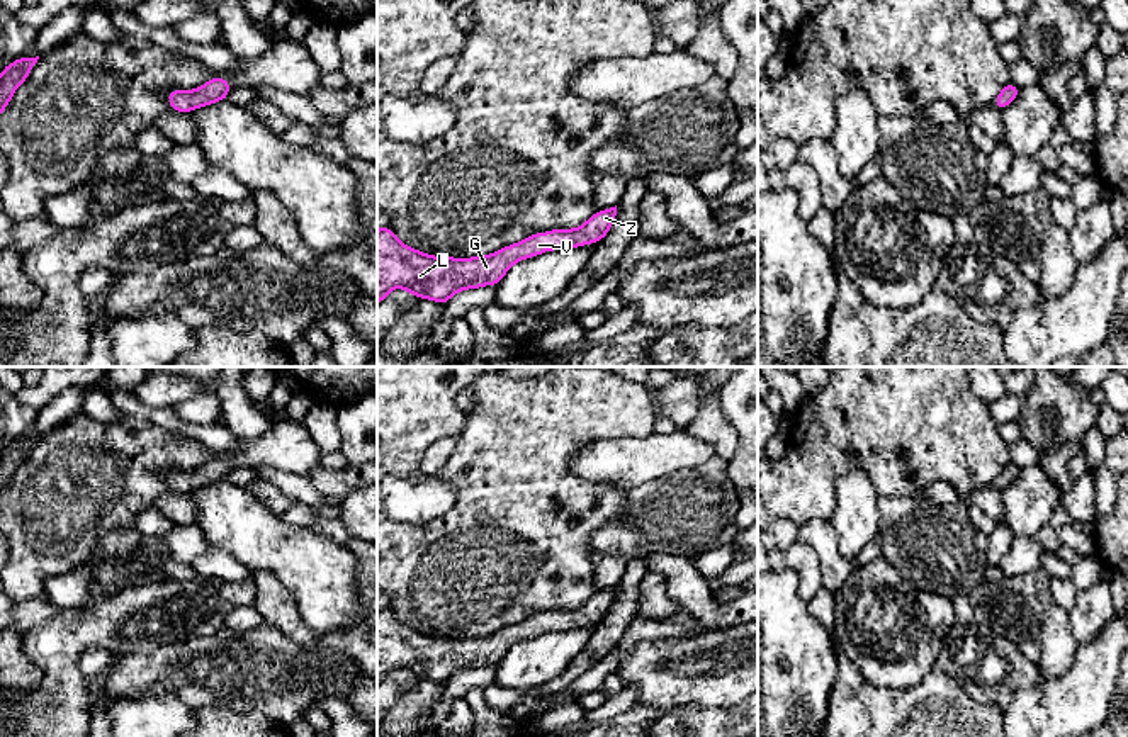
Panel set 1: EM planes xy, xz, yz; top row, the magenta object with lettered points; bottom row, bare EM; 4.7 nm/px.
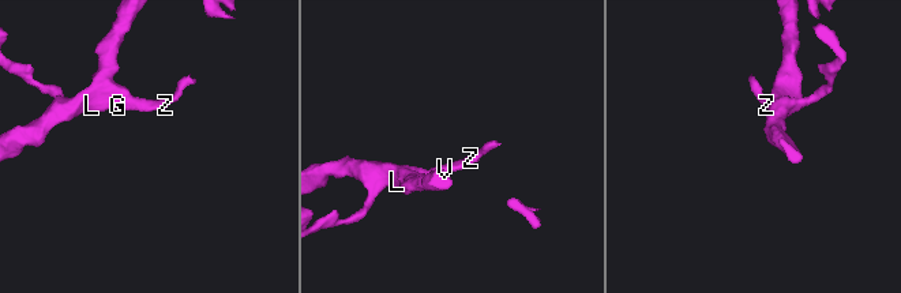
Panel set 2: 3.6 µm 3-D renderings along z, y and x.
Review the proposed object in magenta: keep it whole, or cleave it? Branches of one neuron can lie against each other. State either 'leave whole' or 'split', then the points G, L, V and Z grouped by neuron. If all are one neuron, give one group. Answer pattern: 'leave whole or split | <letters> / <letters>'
leave whole | G L V Z

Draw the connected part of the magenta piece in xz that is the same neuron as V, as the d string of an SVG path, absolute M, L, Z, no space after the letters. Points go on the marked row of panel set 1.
M617 205L595 212L576 229L554 229L525 238L486 256L431 256L404 246L387 226L377 229L377 304L396 287L421 299L447 304L464 289L496 285L508 268L549 250L598 243L610 231Z

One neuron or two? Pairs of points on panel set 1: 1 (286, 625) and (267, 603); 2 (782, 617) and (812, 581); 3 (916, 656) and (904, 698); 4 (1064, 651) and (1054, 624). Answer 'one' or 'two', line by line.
1: one
2: two
3: two
4: one

